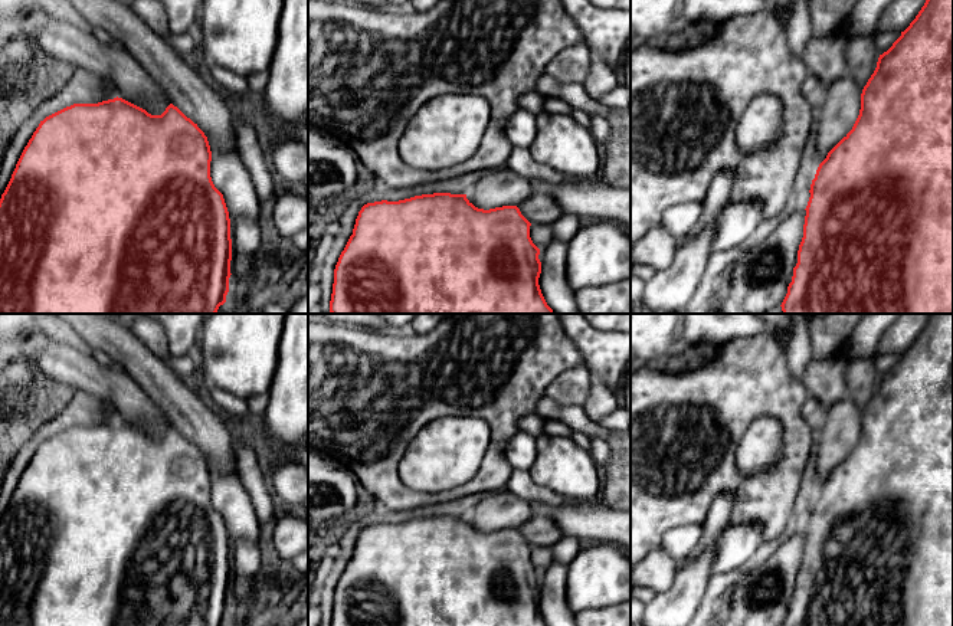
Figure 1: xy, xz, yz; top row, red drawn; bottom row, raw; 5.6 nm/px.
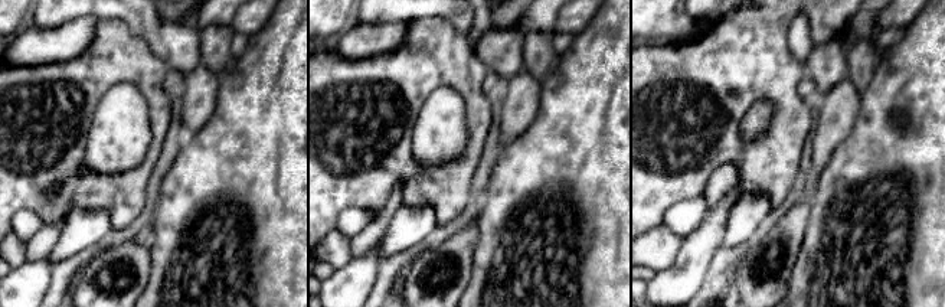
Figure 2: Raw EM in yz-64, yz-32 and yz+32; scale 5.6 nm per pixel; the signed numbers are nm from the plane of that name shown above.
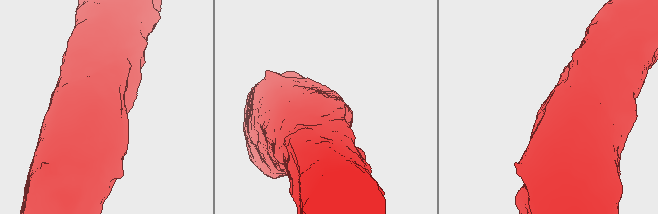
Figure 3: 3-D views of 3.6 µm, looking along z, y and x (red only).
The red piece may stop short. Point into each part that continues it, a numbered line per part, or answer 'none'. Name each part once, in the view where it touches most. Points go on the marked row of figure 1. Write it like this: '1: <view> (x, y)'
none

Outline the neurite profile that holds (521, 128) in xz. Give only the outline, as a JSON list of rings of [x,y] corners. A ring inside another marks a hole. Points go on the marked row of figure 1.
[[[520,108],[507,121],[505,135],[512,147],[530,148],[537,135],[536,115]]]

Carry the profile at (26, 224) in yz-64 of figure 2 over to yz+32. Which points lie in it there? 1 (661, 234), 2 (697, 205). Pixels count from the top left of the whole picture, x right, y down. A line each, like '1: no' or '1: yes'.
1: no
2: yes

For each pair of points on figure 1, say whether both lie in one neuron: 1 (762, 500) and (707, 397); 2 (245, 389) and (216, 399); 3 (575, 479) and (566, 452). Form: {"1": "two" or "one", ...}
{"1": "one", "2": "two", "3": "one"}

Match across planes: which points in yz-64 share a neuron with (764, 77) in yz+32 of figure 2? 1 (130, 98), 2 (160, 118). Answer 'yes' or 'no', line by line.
1: no
2: yes

